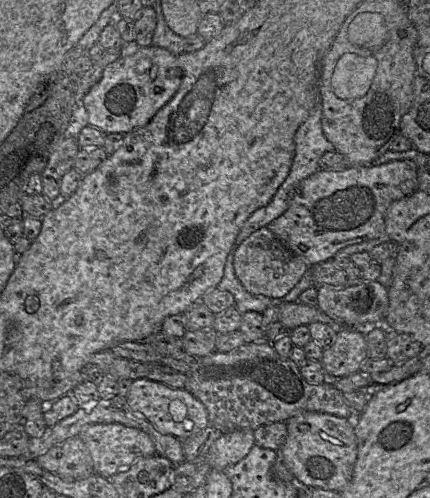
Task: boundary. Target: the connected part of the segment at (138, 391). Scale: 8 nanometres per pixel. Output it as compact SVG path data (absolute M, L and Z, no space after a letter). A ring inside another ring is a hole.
M146 378L133 380L126 402L136 414L144 417L163 435L184 440L209 426L208 413L203 403L186 389L171 388Z

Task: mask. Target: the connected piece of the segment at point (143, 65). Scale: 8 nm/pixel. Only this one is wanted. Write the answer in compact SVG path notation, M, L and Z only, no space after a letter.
M153 45L140 47L135 53L111 62L104 68L101 79L83 98L88 124L105 134L128 134L145 126L179 89L182 78L179 75L171 77L168 72L177 67L176 55Z

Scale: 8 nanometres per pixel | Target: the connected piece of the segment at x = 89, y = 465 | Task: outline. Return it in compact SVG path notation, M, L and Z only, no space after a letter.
M78 436L52 446L35 461L66 481L82 480L95 474L90 452Z

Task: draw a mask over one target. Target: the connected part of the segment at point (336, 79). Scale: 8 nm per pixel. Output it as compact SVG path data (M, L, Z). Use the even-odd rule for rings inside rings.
M345 53L336 62L331 77L334 94L342 100L363 97L376 74L378 62L373 56Z

